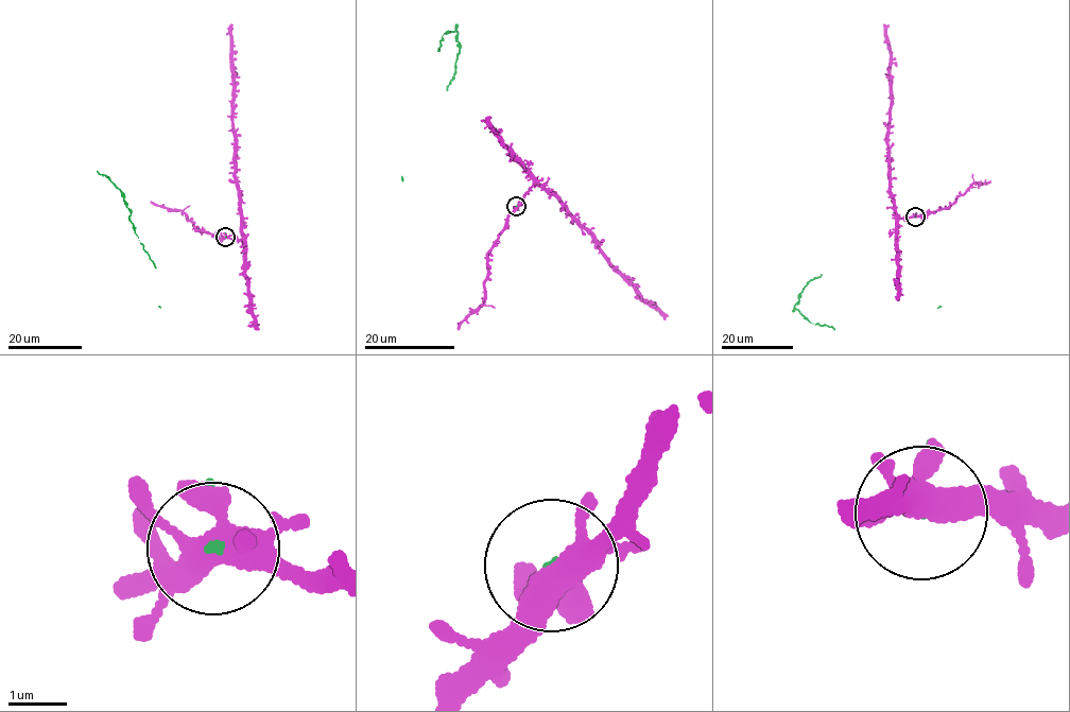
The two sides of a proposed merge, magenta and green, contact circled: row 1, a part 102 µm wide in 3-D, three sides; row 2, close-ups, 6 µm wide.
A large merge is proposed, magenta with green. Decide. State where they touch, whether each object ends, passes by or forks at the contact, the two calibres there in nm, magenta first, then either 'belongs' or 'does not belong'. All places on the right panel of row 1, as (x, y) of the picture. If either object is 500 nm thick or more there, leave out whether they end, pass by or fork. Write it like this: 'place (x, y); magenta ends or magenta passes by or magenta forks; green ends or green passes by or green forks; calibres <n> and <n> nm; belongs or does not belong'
place (915, 216); magenta forks; green ends; calibres 400 and 50 nm; belongs

